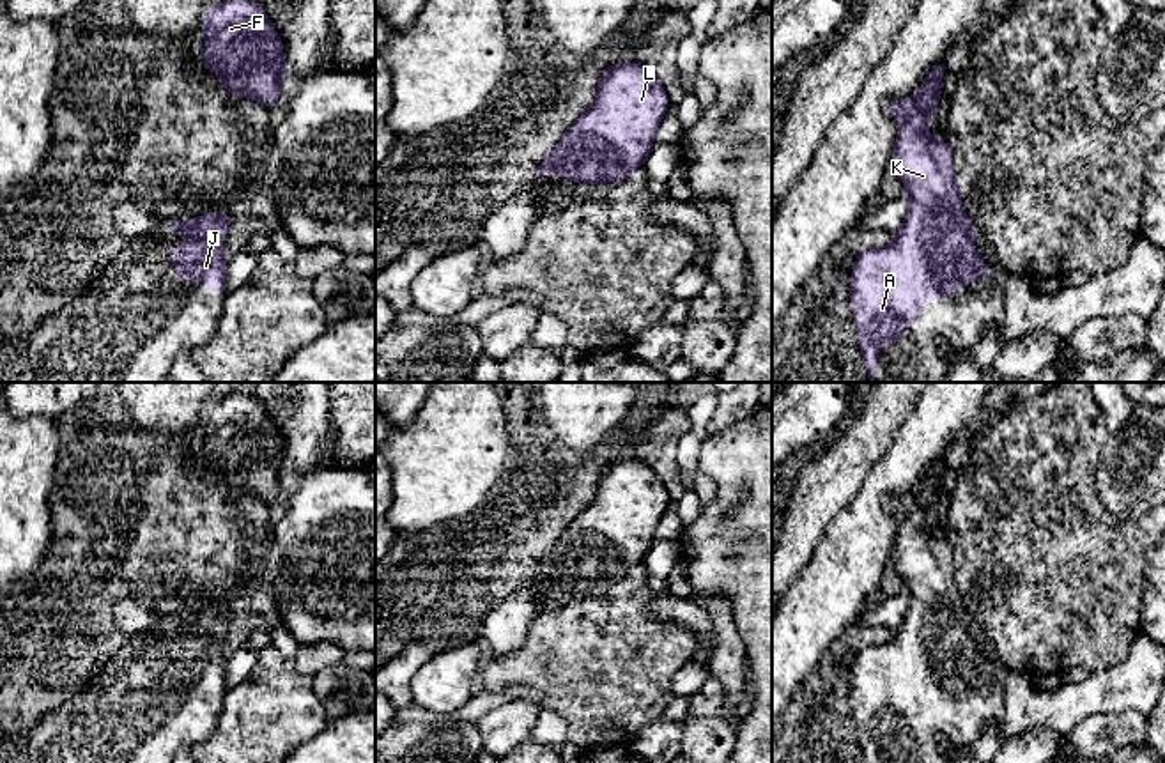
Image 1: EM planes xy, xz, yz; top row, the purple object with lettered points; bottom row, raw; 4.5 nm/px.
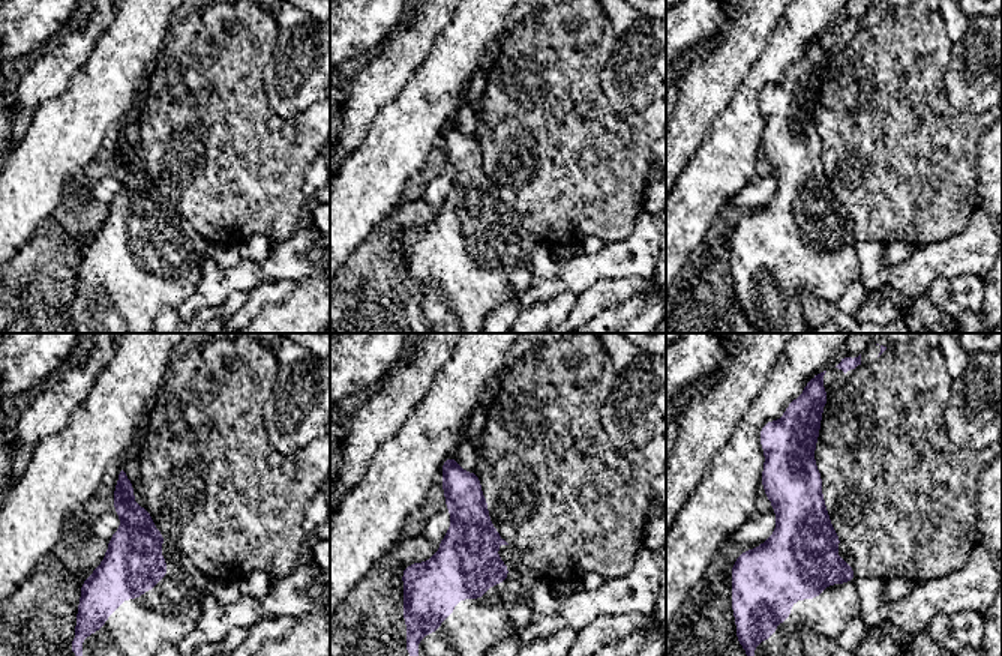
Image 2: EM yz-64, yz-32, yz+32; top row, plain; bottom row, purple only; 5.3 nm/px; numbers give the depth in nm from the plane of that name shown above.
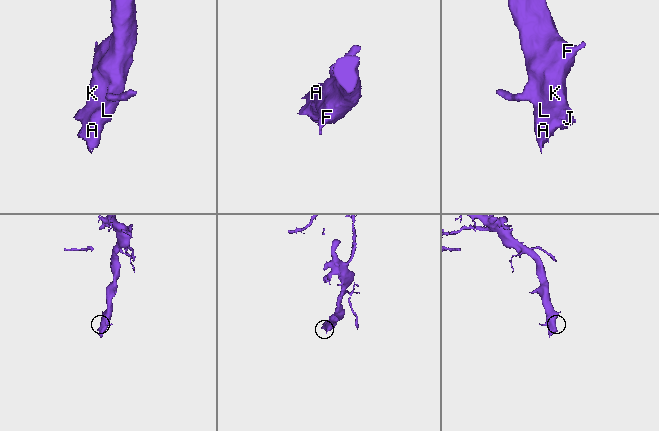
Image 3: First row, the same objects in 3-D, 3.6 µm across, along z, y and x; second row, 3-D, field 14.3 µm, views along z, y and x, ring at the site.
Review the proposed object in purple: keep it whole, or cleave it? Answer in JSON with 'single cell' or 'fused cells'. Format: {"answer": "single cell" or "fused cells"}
{"answer": "single cell"}

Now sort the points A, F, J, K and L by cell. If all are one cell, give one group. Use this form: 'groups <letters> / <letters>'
groups A F J K L

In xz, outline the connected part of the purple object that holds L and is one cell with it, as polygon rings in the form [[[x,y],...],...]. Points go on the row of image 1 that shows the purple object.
[[[627,60],[602,69],[590,108],[567,127],[556,147],[540,161],[535,175],[567,175],[570,182],[593,186],[625,182],[634,170],[641,170],[657,142],[655,133],[667,108],[669,96],[648,67]]]

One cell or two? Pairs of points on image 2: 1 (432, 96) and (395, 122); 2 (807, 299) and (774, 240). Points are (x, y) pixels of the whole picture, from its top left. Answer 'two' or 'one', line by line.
1: one
2: two

